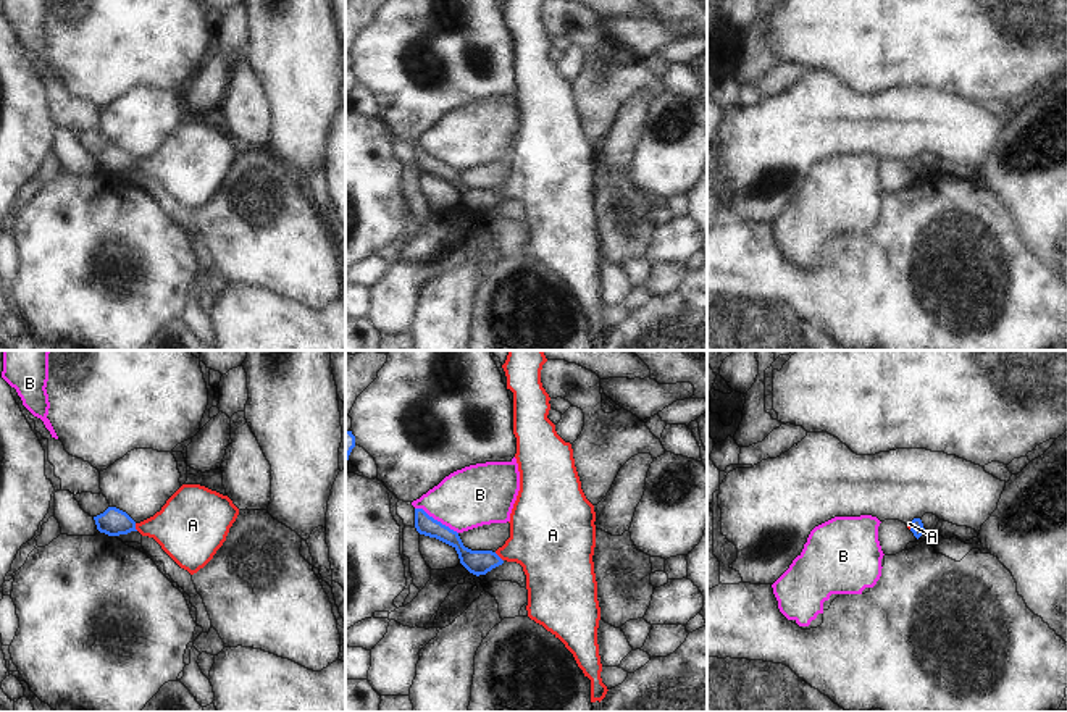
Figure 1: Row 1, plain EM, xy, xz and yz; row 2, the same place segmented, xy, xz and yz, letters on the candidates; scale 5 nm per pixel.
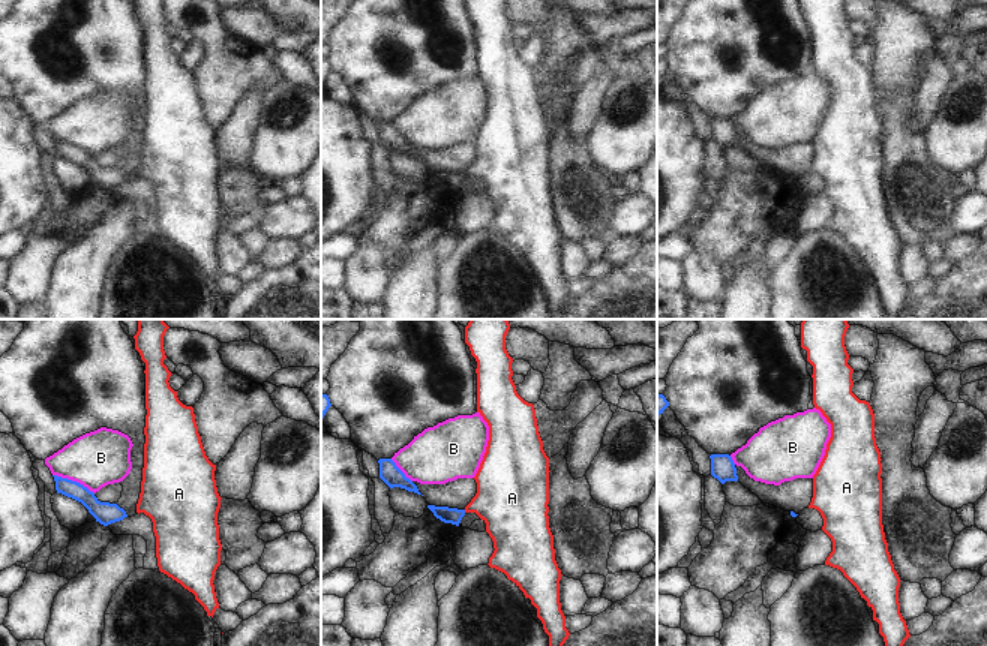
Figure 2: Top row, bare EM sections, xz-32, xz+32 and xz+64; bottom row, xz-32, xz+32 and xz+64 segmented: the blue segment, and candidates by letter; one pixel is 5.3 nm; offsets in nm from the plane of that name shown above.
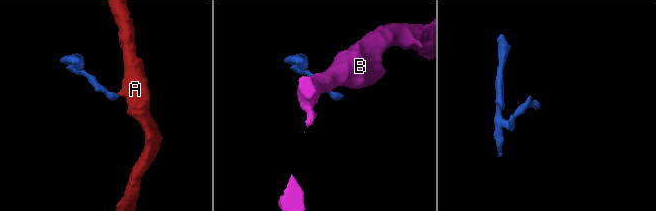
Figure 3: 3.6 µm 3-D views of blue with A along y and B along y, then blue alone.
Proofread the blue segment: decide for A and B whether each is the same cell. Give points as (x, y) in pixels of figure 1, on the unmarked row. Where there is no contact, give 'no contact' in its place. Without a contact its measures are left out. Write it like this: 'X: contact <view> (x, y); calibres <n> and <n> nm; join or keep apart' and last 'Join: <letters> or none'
A: contact xz (499, 196); calibres 130 and 360 nm; join
B: contact xz (436, 159); calibres 100 and 300 nm; keep apart
Join: A

